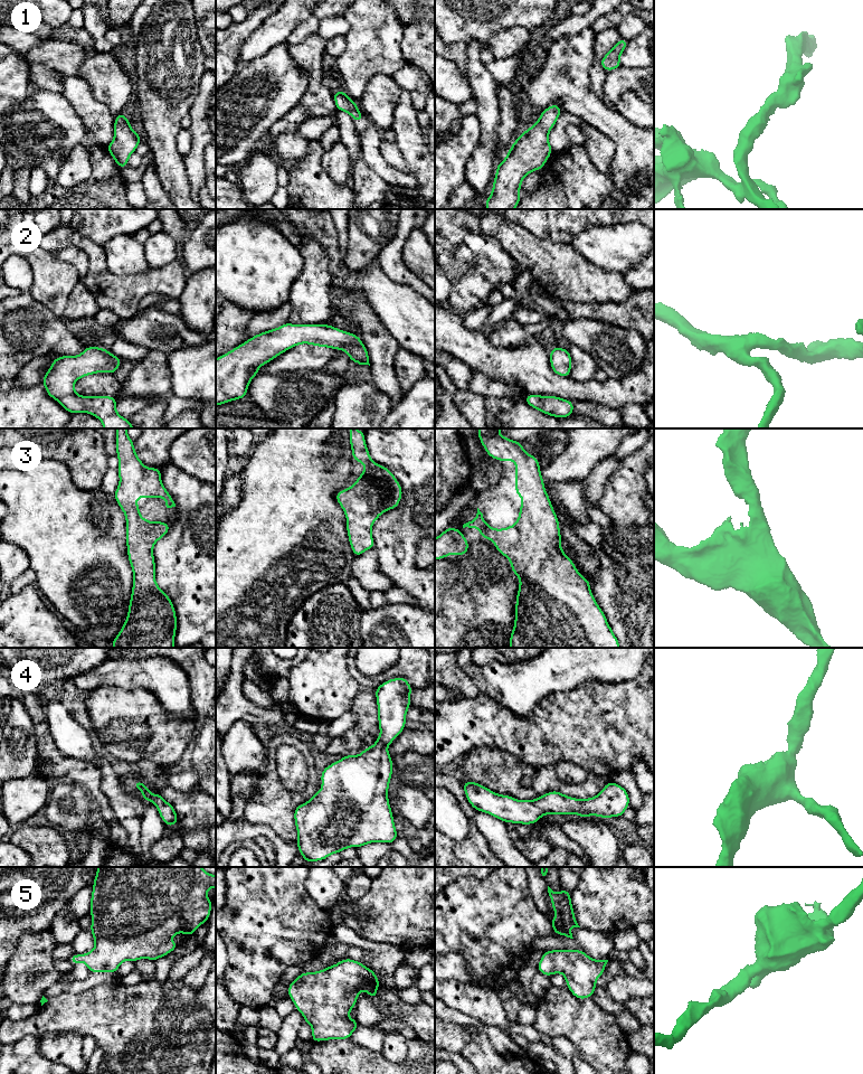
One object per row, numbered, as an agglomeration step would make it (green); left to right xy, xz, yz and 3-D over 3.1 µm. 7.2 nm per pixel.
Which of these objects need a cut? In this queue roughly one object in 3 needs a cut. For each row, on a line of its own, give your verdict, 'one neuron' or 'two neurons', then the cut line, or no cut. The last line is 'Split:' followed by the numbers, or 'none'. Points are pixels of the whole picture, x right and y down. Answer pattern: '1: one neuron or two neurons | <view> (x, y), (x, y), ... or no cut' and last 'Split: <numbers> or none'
1: one neuron | no cut
2: one neuron | no cut
3: one neuron | no cut
4: one neuron | no cut
5: one neuron | no cut
Split: none

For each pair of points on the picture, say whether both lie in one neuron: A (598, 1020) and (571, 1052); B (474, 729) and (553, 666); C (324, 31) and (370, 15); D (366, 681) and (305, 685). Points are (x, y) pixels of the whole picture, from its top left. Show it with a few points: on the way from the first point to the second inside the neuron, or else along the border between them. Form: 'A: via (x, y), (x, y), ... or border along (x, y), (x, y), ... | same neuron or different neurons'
A: border along (550, 1037), (566, 1037), (587, 1062) | different neurons
B: border along (480, 693), (490, 696), (514, 714), (527, 717) | different neurons
C: border along (342, 16), (349, 26), (349, 30), (344, 36) | different neurons
D: border along (345, 659), (349, 674), (362, 688) | different neurons

